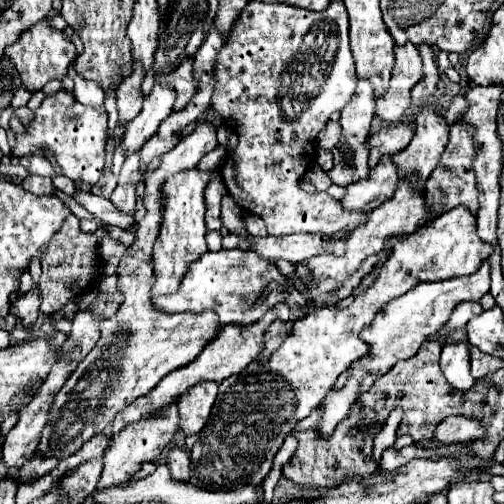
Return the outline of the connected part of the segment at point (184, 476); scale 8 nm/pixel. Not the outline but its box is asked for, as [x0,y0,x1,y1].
[167,448,189,480]

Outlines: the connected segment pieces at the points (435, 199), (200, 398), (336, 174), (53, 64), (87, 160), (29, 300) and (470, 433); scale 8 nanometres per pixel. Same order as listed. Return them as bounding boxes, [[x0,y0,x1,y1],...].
[[425,124,479,214],[179,382,217,436],[329,80,375,186],[5,18,77,92],[11,90,107,186],[11,290,39,326],[435,416,485,446]]

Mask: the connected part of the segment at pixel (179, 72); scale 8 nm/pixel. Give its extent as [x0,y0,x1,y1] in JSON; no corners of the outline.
[161,58,197,112]

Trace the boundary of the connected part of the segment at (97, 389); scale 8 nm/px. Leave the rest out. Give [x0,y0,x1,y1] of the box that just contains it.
[39,118,223,458]

